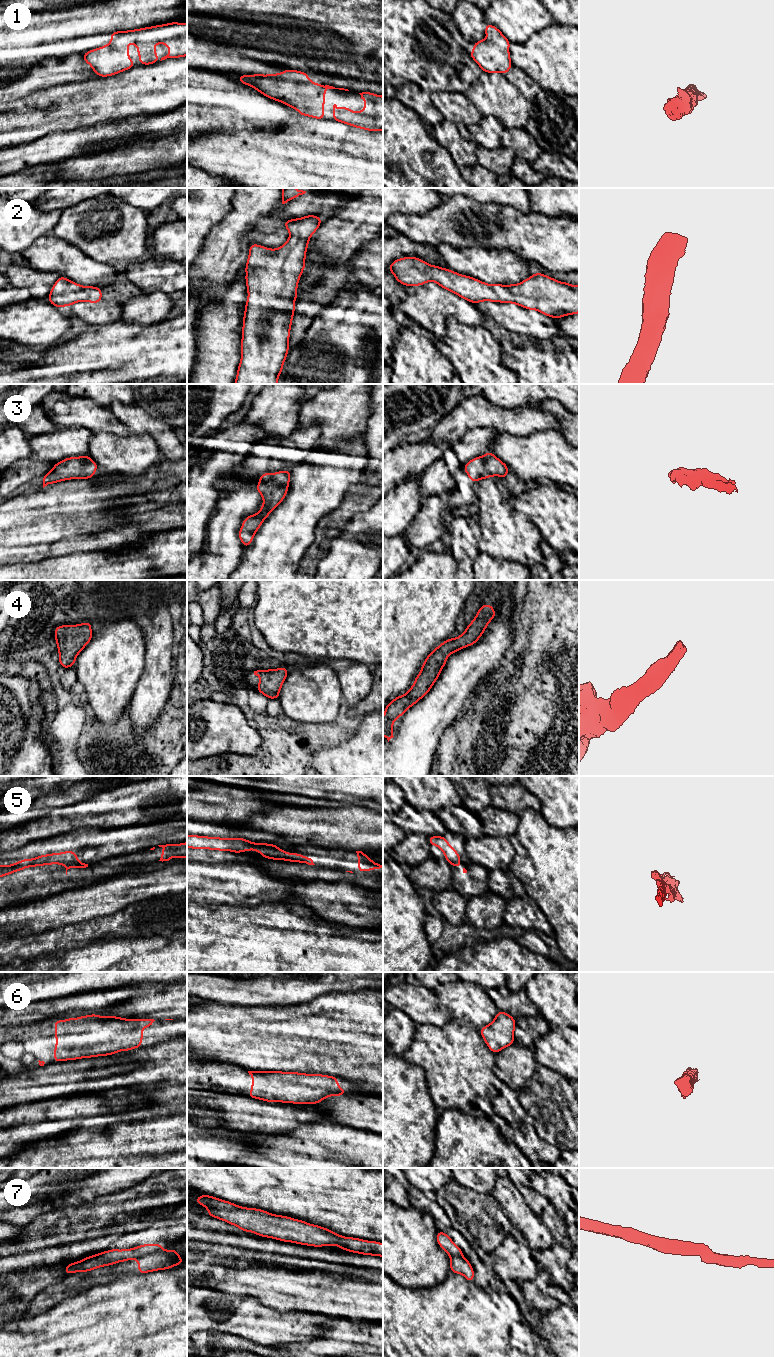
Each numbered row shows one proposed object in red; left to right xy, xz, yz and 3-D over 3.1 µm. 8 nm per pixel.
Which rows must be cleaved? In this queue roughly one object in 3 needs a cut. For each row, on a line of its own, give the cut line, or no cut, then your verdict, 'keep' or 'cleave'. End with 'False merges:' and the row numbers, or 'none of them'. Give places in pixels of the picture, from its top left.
1: no cut; keep
2: no cut; keep
3: no cut; keep
4: no cut; keep
5: cut in xz along (276, 846), (253, 849); cleave
6: no cut; keep
7: cut in xy along (158, 1250), (138, 1258); cleave
False merges: 5, 7

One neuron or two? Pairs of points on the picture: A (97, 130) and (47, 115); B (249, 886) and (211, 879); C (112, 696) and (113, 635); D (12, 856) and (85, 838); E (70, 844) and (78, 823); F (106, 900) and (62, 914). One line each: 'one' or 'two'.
A: two
B: one
C: one
D: one
E: two
F: one

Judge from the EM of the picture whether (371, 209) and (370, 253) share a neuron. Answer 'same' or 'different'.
different

